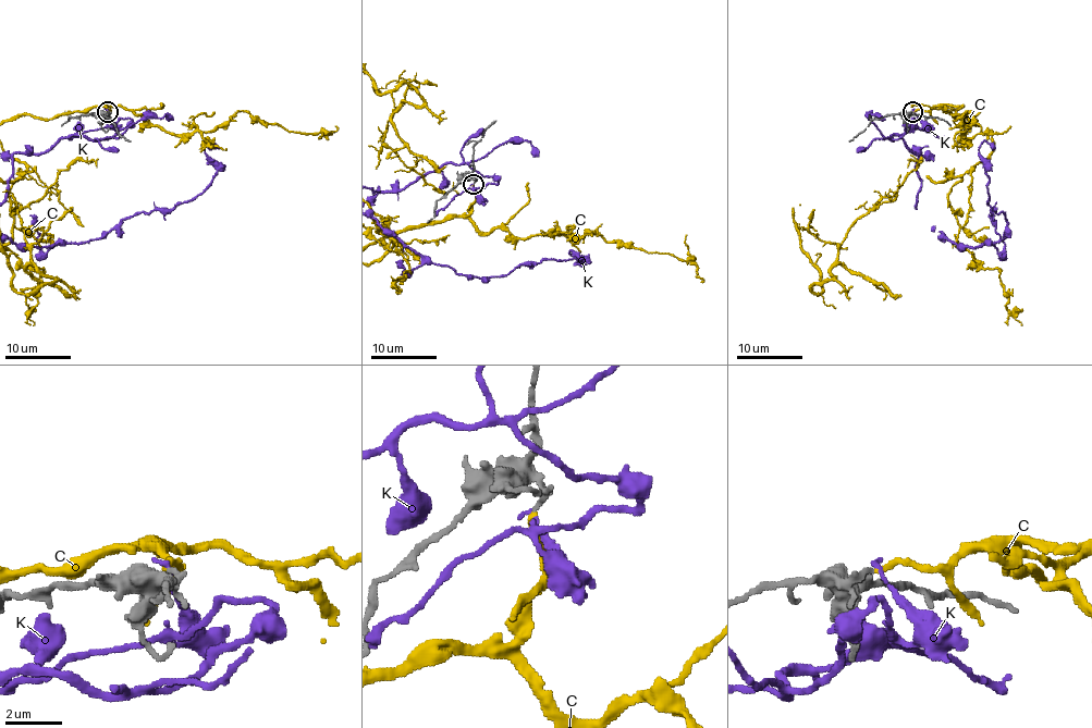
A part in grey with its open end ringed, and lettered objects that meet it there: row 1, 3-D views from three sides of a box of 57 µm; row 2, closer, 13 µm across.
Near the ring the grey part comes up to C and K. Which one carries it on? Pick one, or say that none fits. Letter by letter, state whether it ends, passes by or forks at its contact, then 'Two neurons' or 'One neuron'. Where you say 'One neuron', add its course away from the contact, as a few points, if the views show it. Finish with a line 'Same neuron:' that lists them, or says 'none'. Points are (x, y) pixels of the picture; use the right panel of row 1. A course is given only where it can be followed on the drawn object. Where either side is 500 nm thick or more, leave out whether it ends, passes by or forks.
C: It ends there. One neuron
K: It ends there. Two neurons
Same neuron: C

